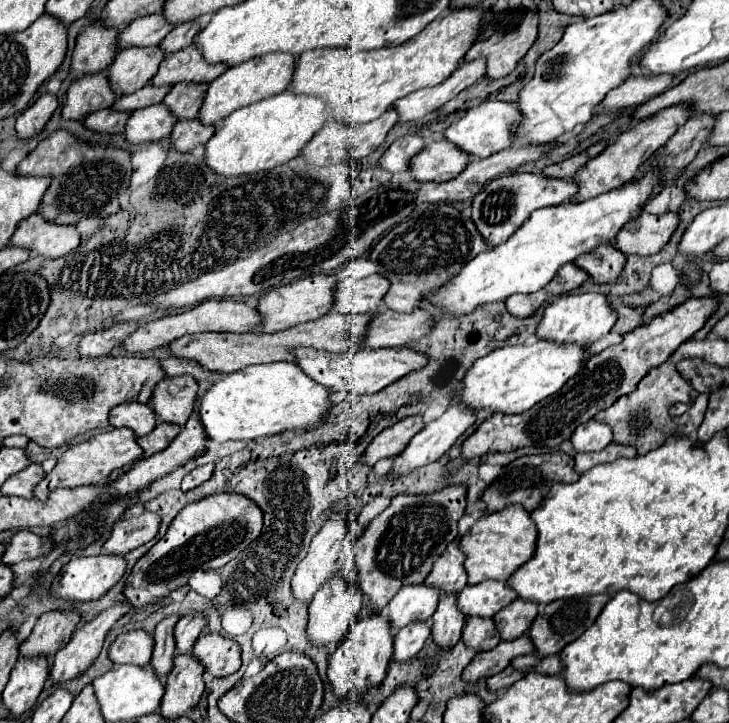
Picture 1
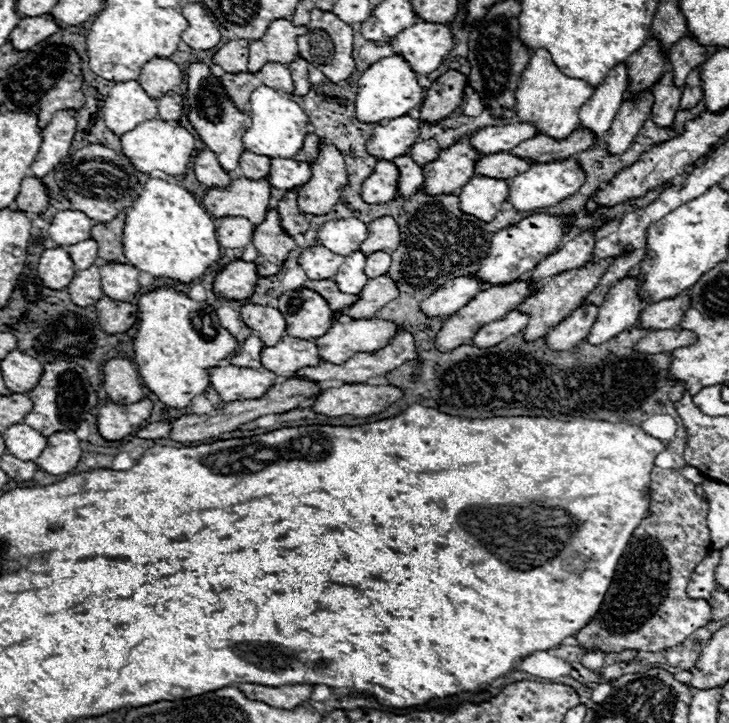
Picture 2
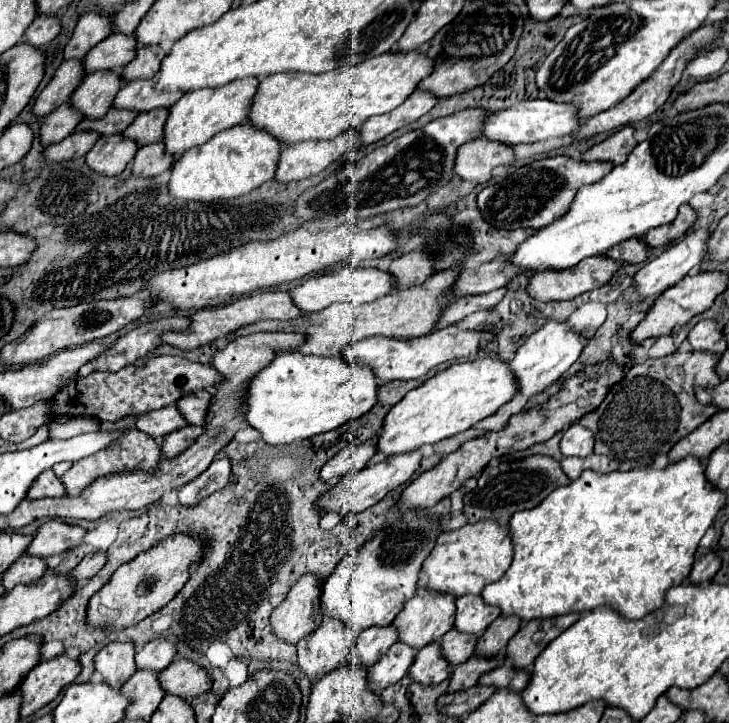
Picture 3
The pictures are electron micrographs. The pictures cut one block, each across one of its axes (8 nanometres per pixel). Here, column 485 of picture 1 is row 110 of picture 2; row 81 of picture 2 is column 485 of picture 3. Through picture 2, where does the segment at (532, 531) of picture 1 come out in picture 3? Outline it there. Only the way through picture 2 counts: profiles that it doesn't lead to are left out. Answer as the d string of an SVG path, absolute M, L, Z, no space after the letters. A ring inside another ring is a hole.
M482 520L466 524L452 532L442 532L428 558L422 564L422 572L428 576L428 588L432 594L452 594L460 598L464 594L480 594L486 582L498 580L512 562L512 542L506 526Z

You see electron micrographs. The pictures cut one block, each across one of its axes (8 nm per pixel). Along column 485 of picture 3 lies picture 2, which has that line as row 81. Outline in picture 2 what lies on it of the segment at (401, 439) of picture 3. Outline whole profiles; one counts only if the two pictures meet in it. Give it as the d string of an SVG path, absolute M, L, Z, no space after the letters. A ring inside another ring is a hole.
M392 54L374 62L368 70L362 72L358 80L358 94L356 94L356 116L362 122L392 120L396 116L408 114L412 108L418 108L422 100L424 100L424 90L418 84L416 72L410 68L410 64L404 58Z

